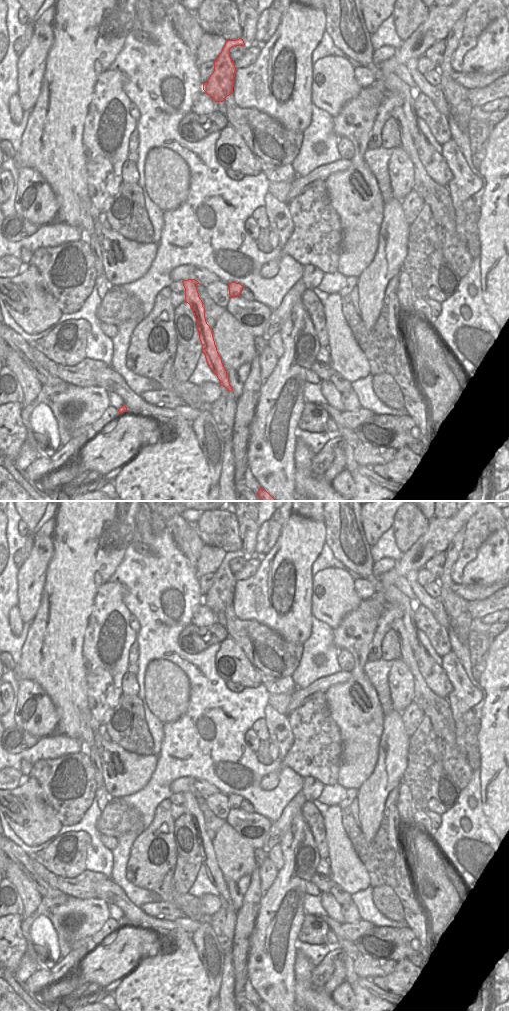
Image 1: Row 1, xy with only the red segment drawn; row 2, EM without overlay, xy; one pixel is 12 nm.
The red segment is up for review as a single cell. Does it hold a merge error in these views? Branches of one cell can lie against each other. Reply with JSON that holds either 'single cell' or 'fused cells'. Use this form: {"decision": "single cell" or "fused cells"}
{"decision": "fused cells"}

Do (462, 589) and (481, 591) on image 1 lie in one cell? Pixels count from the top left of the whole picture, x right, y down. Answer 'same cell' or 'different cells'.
same cell

